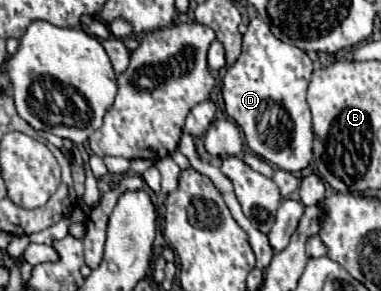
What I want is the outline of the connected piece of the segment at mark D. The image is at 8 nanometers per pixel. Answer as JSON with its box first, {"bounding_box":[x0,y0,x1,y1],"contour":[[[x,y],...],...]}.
{"bounding_box":[223,18,313,172],"contour":[[[253,18],[243,34],[241,58],[223,78],[225,112],[241,126],[247,146],[287,172],[299,172],[311,162],[311,112],[305,100],[307,84],[313,74],[313,62],[297,46],[285,44],[273,36],[267,22]]]}

